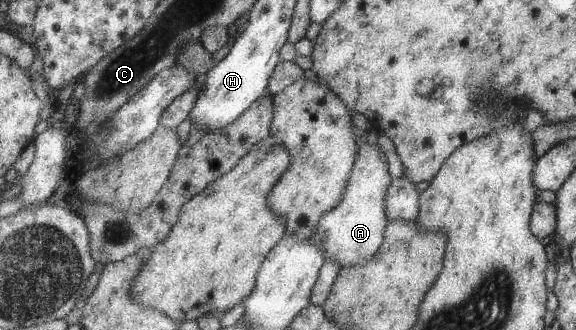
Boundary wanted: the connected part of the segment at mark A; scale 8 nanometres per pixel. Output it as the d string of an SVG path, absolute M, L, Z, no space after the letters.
M365 143L359 148L354 172L343 201L319 221L317 234L312 238L315 245L325 251L326 259L333 259L341 263L342 267L357 267L358 264L373 259L379 249L382 249L389 224L387 191L394 179L389 173L389 157L377 145Z

